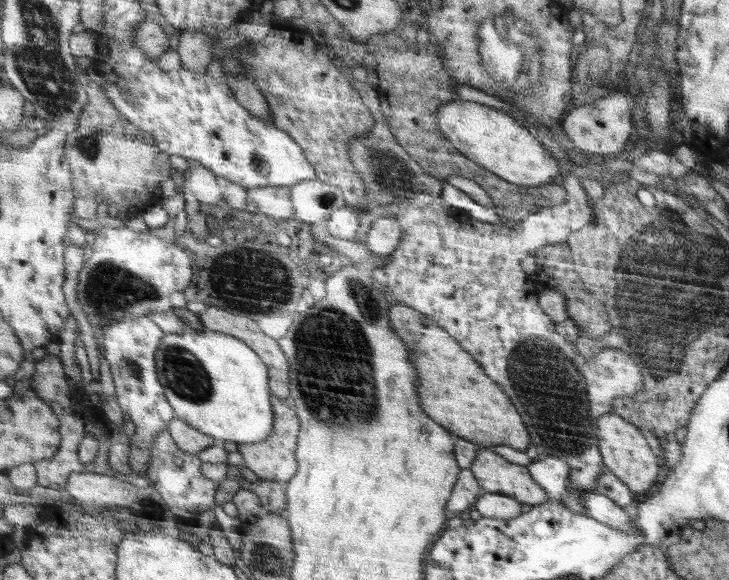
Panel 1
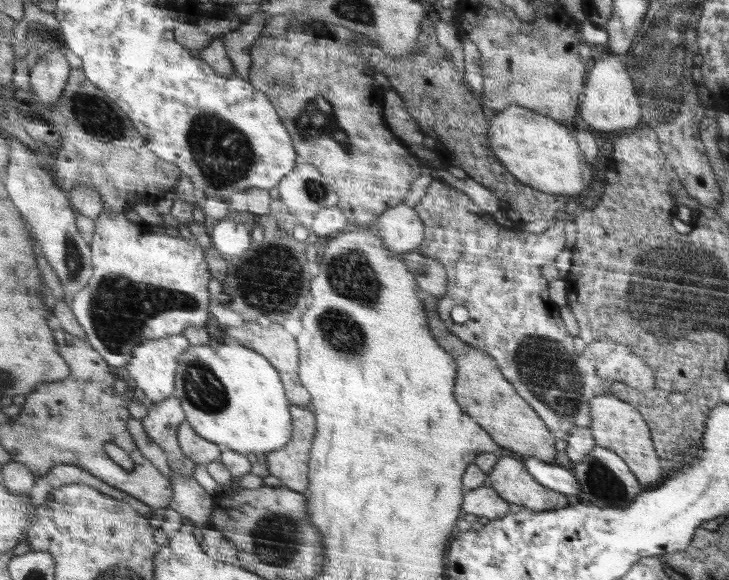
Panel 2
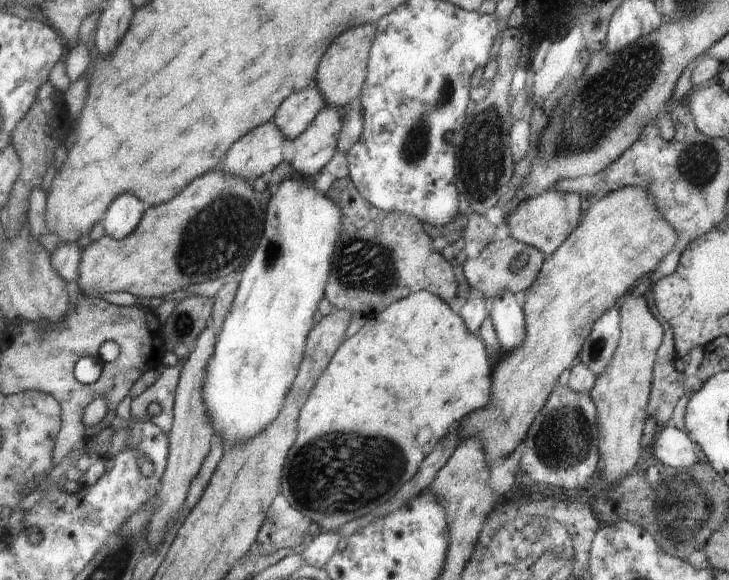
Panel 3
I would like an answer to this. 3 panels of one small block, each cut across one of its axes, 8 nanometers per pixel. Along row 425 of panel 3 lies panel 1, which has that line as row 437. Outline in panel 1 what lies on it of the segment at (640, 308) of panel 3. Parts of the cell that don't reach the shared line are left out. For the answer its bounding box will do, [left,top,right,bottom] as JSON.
[599,413,658,492]

